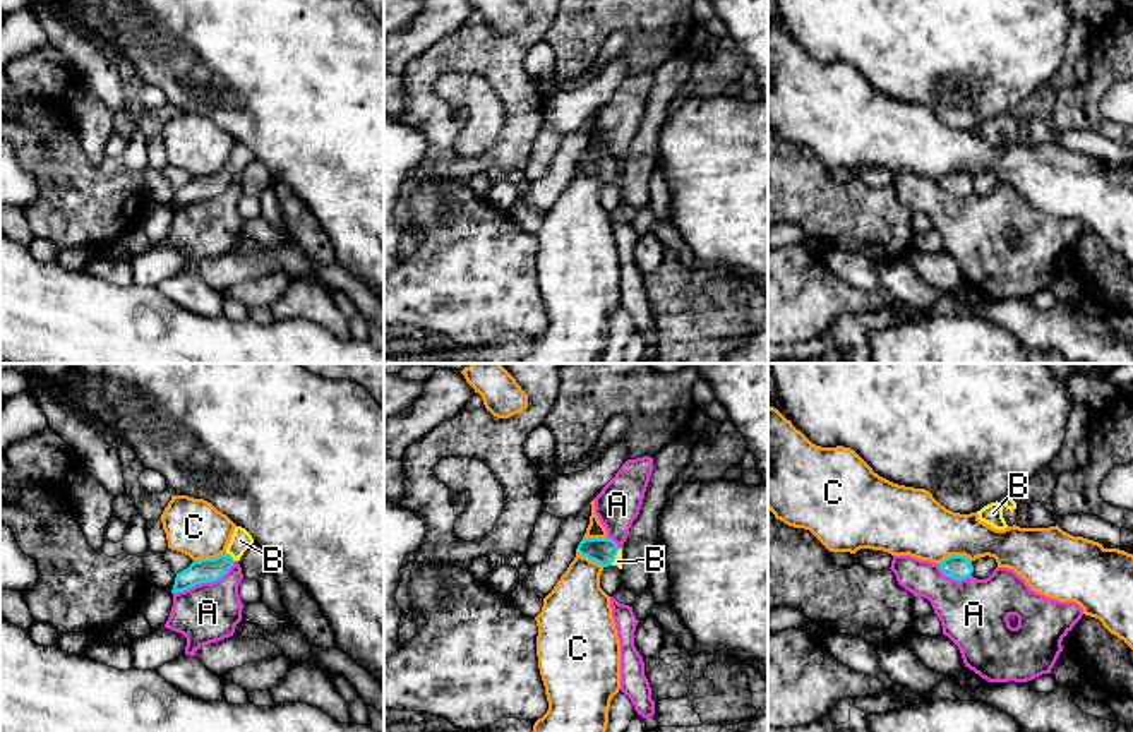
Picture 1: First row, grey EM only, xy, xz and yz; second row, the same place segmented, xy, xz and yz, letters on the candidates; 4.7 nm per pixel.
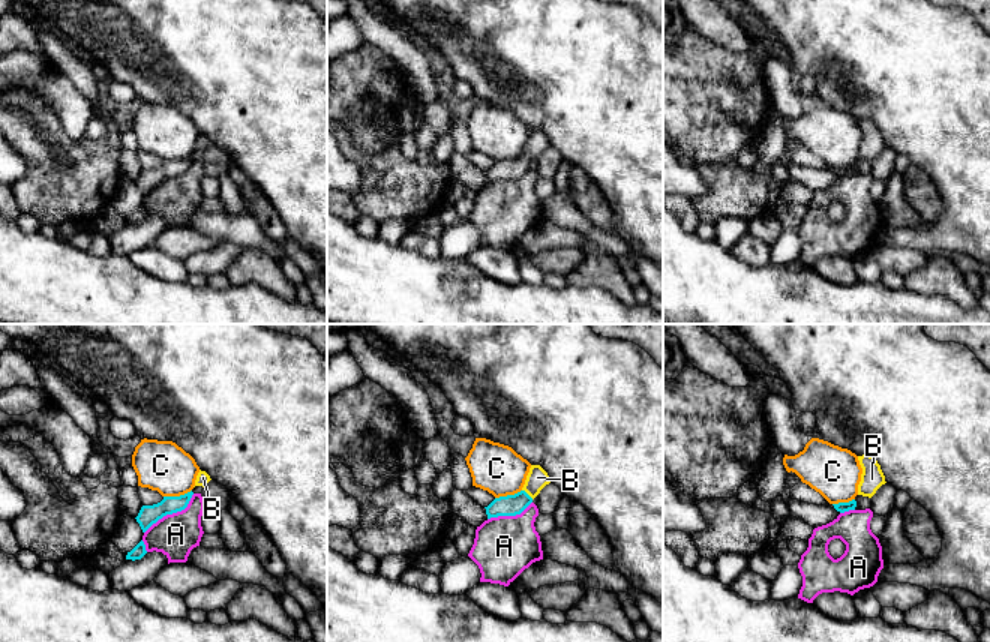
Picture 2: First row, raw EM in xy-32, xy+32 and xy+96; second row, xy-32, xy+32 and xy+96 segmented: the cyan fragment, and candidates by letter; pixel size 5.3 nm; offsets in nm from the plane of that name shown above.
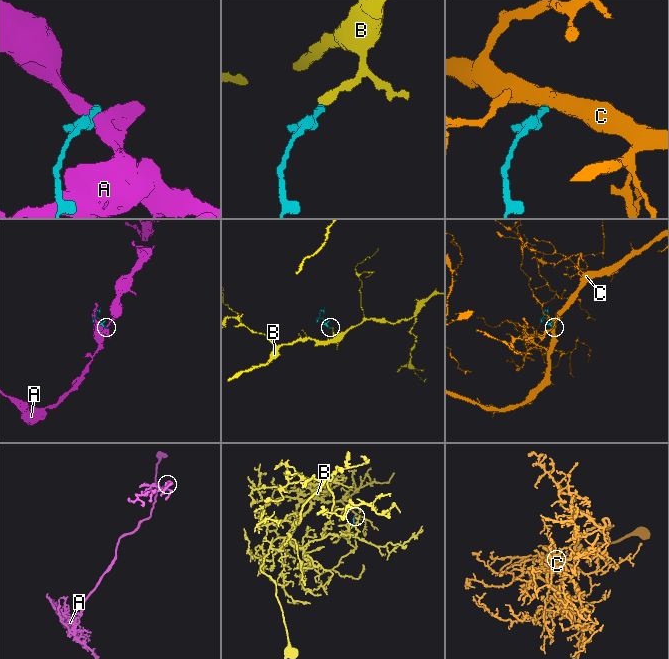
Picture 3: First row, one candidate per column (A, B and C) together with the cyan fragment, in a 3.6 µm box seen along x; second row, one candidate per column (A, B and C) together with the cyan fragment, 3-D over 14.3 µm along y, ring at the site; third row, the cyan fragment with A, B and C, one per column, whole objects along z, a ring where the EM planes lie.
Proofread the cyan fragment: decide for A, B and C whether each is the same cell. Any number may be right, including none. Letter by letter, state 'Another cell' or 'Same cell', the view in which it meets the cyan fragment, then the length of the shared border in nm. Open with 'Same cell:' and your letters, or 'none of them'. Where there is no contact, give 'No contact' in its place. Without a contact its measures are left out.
Same cell: B
A: Another cell. Touches cyan in xy. Shared border 340 nm
B: Same cell. Touches cyan in xy. Shared border 60 nm
C: Another cell. Touches cyan in yz. Shared border 160 nm

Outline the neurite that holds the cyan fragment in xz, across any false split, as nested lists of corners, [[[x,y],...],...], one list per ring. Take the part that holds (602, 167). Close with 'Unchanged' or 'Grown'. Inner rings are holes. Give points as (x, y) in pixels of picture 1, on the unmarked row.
[[[608,153],[584,154],[579,158],[576,166],[590,177],[602,180],[603,183],[617,182],[622,185],[622,165],[619,165],[617,159]]]. Grown

